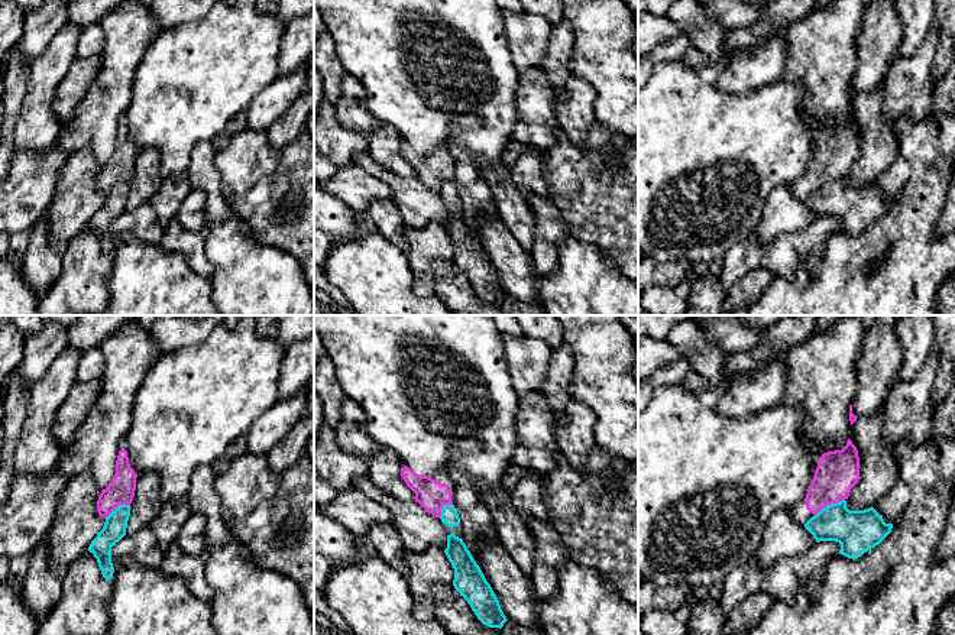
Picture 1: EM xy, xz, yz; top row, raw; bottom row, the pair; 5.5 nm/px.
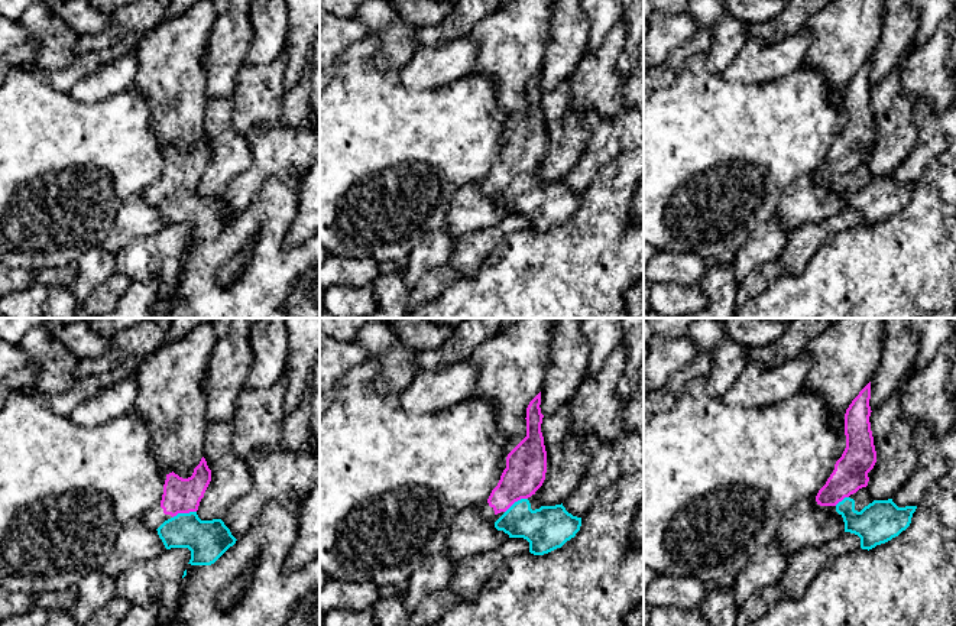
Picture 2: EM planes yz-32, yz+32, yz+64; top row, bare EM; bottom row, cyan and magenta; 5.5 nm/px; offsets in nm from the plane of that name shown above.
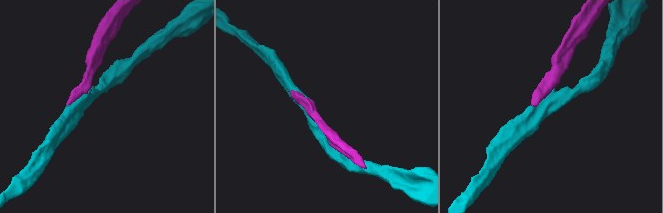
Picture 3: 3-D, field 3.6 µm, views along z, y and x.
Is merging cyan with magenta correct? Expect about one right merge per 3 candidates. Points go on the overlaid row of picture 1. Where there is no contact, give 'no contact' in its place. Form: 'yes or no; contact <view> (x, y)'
no; contact yz (829, 505)

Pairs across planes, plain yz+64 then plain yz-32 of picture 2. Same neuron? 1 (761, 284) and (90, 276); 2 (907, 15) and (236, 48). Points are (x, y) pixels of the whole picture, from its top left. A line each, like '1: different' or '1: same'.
1: different
2: same

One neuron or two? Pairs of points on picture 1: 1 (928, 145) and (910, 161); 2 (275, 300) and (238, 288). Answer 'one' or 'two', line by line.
1: one
2: one

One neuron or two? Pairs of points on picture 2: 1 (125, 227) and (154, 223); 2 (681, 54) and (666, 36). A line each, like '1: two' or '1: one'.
1: one
2: two

